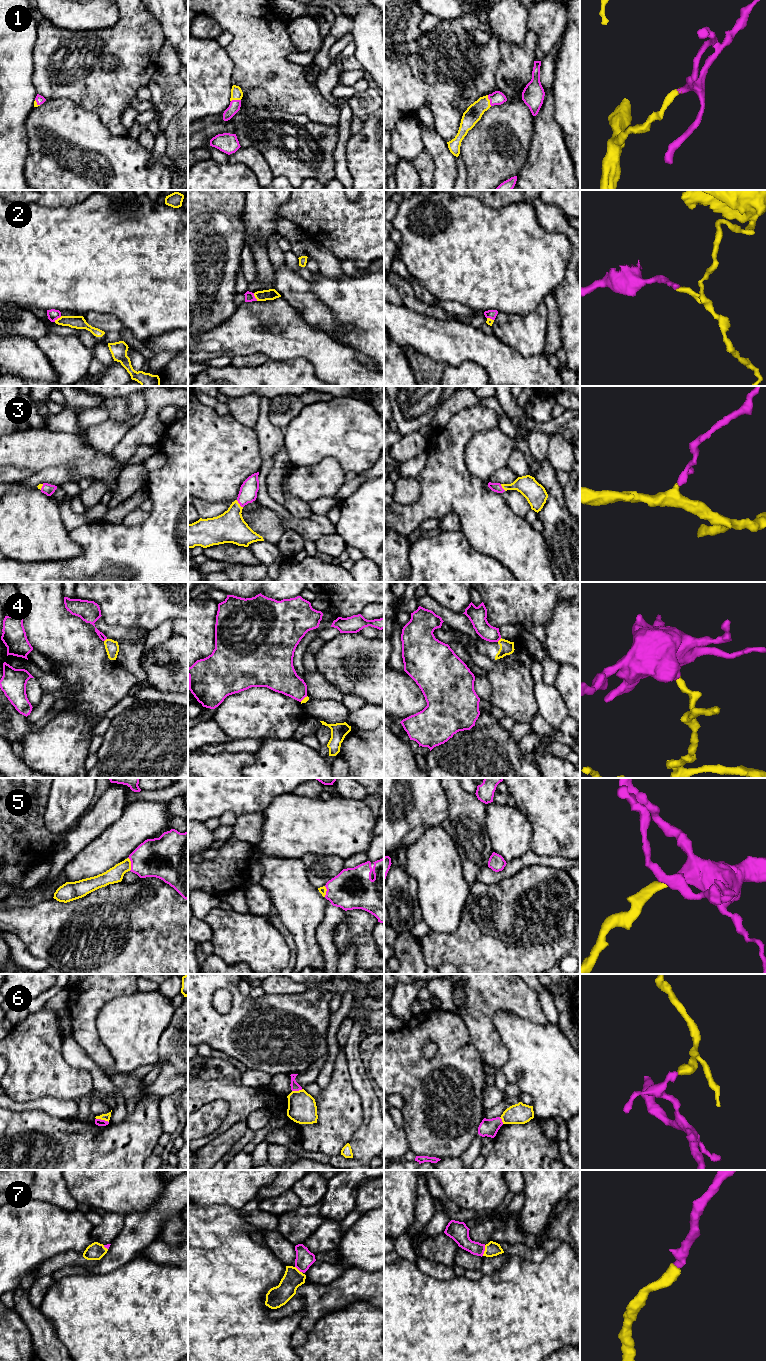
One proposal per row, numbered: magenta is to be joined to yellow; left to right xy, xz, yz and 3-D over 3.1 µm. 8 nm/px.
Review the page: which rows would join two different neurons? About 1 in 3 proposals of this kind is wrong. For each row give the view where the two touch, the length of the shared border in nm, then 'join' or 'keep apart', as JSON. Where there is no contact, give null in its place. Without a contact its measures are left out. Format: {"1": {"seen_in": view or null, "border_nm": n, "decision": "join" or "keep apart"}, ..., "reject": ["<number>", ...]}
{"1": {"seen_in": "yz", "border_nm": 90, "decision": "join"}, "2": {"seen_in": "xy", "border_nm": 80, "decision": "keep apart"}, "3": {"seen_in": "xz", "border_nm": 80, "decision": "join"}, "4": {"seen_in": "yz", "border_nm": 50, "decision": "keep apart"}, "5": {"seen_in": "xy", "border_nm": 110, "decision": "join"}, "6": {"seen_in": "xy", "border_nm": 110, "decision": "keep apart"}, "7": {"seen_in": "yz", "border_nm": 90, "decision": "join"}, "reject": ["2", "4", "6"]}

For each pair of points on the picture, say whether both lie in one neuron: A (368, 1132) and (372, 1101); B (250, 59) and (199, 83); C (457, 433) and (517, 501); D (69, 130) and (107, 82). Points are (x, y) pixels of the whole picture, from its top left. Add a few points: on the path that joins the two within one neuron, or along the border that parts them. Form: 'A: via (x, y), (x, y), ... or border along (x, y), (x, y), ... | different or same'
A: via (372, 1124), (372, 1109) | same
B: border along (224, 48), (233, 64), (233, 84) | different
C: border along (501, 493), (505, 503), (515, 513) | different
D: border along (65, 97), (78, 106), (93, 111), (104, 124) | different

